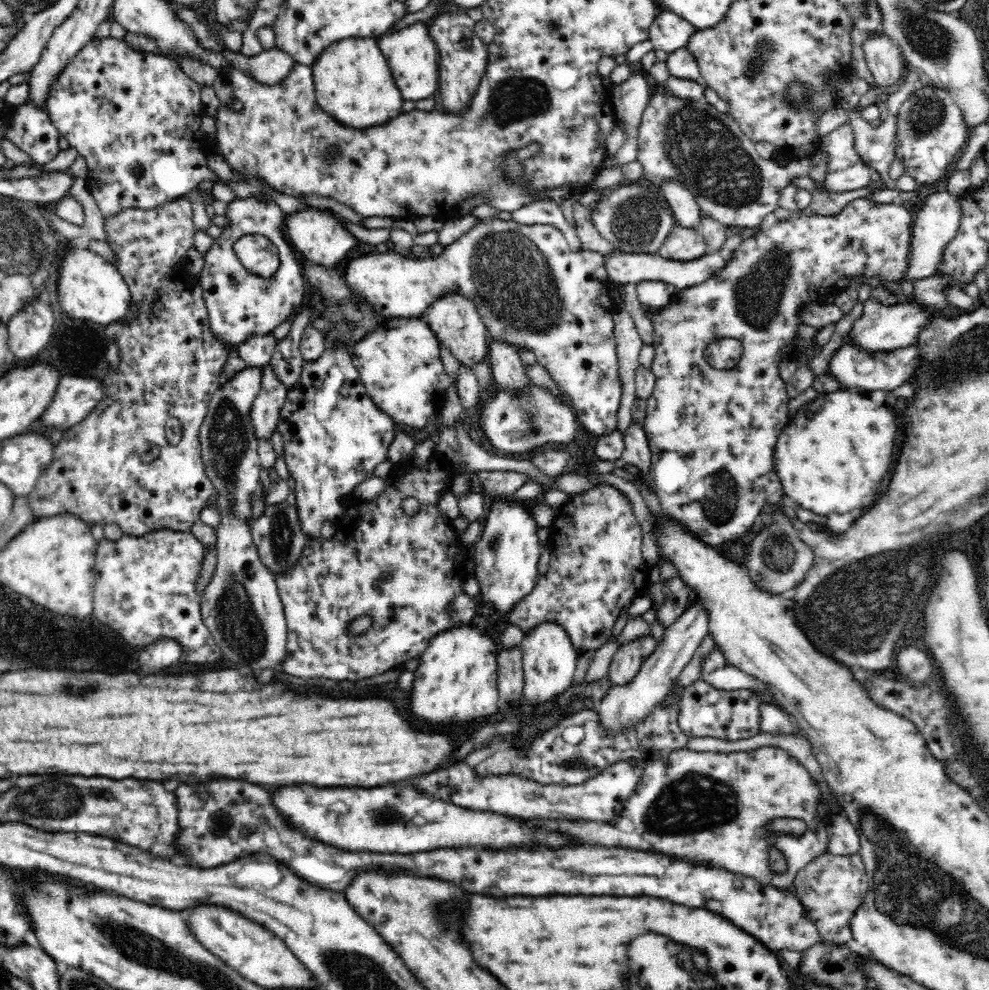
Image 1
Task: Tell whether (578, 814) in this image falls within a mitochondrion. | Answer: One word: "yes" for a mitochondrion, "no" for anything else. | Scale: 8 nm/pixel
no

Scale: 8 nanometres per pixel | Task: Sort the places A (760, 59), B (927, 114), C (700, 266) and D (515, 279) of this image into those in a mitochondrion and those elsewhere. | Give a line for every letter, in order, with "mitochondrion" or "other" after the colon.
A: mitochondrion
B: mitochondrion
C: other
D: mitochondrion

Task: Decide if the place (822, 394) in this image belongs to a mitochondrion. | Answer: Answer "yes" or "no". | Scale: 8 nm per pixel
no

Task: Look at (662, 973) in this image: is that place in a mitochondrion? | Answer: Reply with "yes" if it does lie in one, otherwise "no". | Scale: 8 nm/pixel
yes

